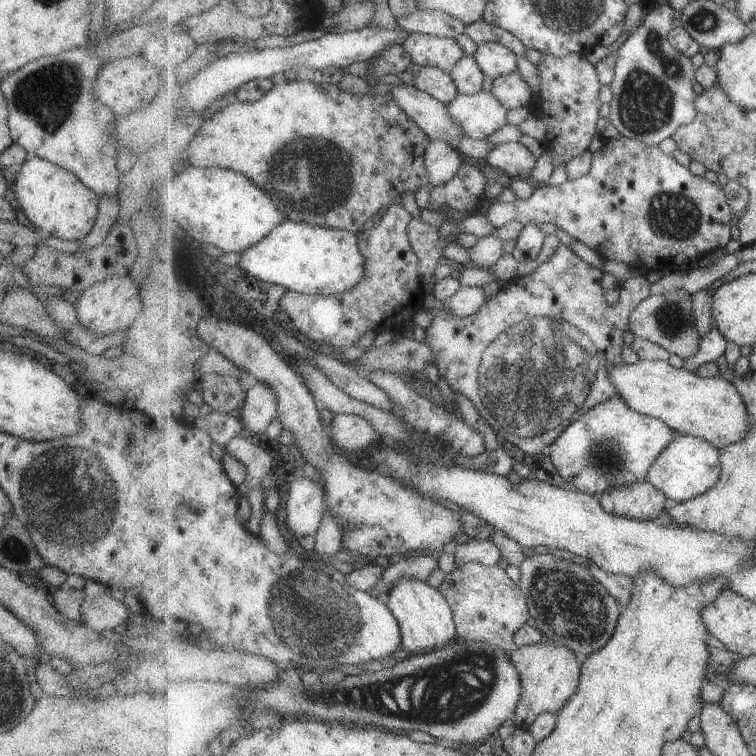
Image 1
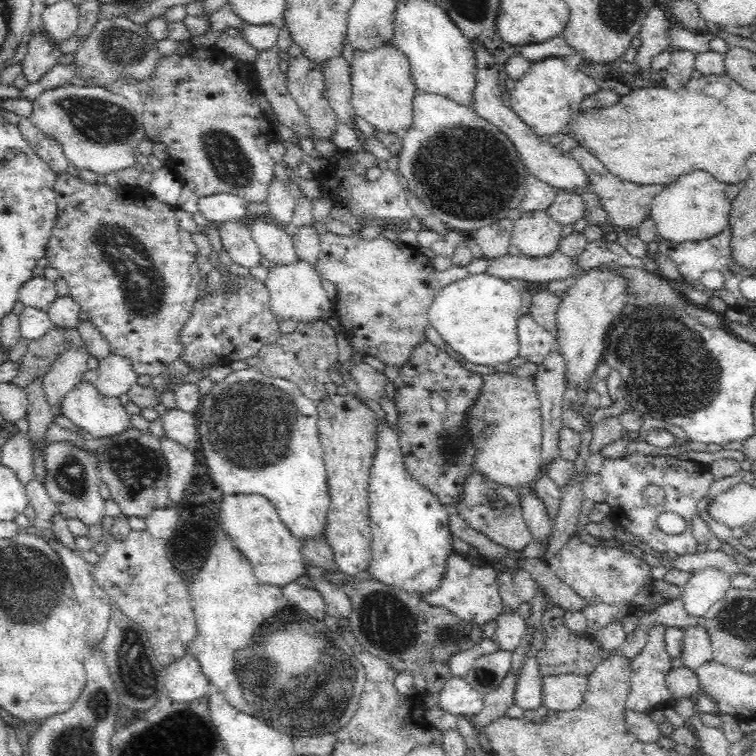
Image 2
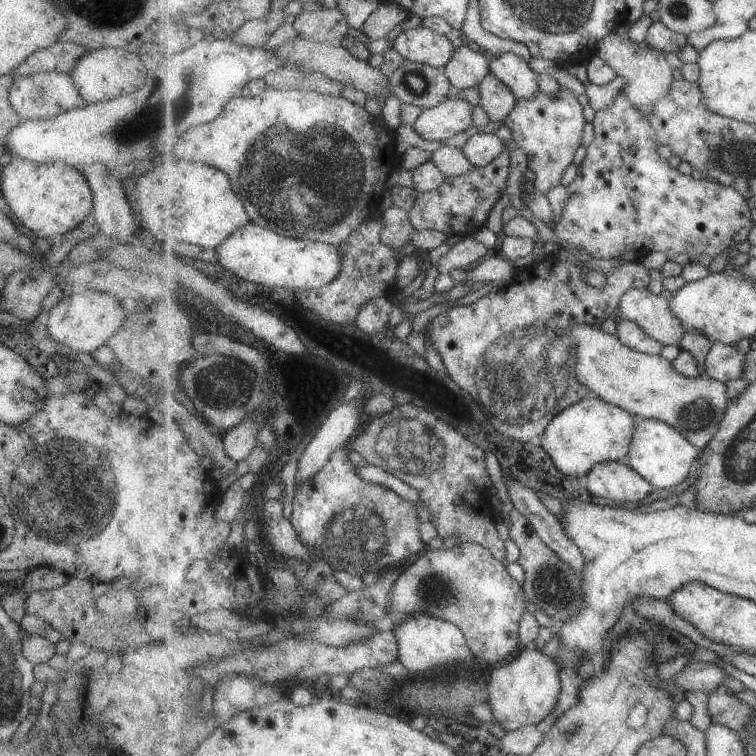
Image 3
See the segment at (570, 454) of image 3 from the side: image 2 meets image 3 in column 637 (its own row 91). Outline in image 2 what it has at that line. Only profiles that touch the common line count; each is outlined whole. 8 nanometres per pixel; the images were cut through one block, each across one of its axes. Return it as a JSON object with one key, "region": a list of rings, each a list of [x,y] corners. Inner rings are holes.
{"region":[[[416,90],[412,108],[412,122],[402,132],[401,150],[396,155],[405,186],[424,203],[430,214],[452,230],[471,234],[481,226],[508,218],[510,210],[520,209],[529,170],[510,138],[497,126],[478,116],[472,107],[464,106],[447,95]]]}

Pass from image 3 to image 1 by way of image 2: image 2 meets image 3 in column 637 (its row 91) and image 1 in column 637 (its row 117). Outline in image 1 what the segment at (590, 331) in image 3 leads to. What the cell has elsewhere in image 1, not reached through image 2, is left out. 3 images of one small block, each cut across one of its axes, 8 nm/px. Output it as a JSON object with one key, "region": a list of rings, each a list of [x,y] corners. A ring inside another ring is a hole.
{"region":[[[641,358],[635,364],[609,368],[609,378],[633,410],[666,422],[674,431],[708,440],[719,449],[743,440],[751,428],[741,392],[725,378],[703,378],[685,368],[673,368],[669,362]]]}

